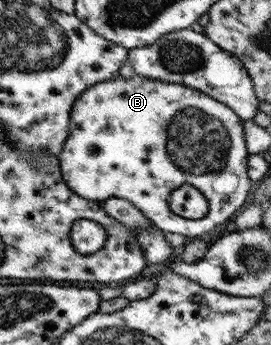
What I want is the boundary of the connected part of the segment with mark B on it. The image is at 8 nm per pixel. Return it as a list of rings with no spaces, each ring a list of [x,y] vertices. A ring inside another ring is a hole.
[[[120,75],[112,80],[98,83],[85,89],[72,104],[69,124],[68,135],[63,141],[61,152],[57,155],[59,164],[60,175],[64,183],[76,194],[84,199],[90,201],[98,201],[102,203],[108,198],[120,198],[129,201],[138,211],[141,211],[154,225],[161,229],[163,232],[169,231],[184,235],[188,239],[193,239],[196,235],[210,231],[216,225],[224,223],[228,220],[234,212],[246,201],[249,191],[254,189],[250,178],[247,176],[247,157],[249,156],[248,150],[245,146],[243,138],[243,120],[241,120],[229,107],[223,103],[216,101],[204,93],[192,90],[188,87],[182,86],[180,83],[168,83],[166,81],[158,81],[156,79],[146,79],[139,75],[132,76],[132,78],[122,78]],[[188,184],[195,187],[207,201],[207,212],[204,217],[200,219],[184,219],[178,215],[174,215],[168,209],[169,193],[181,185]]]

